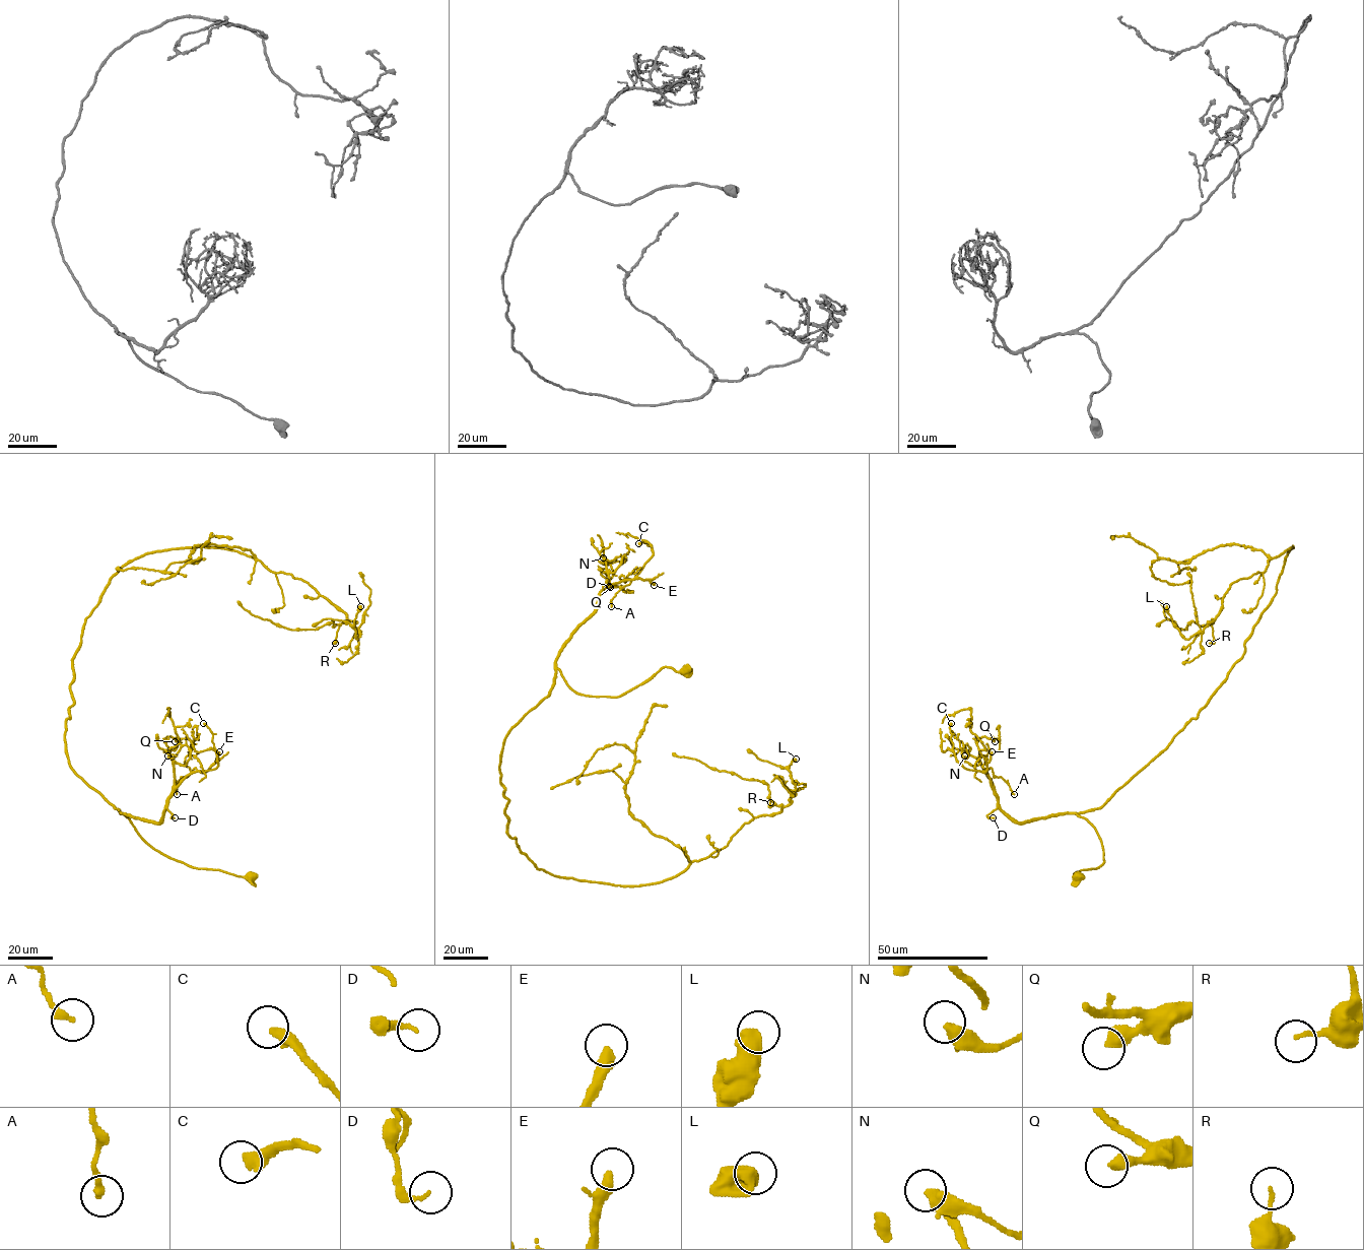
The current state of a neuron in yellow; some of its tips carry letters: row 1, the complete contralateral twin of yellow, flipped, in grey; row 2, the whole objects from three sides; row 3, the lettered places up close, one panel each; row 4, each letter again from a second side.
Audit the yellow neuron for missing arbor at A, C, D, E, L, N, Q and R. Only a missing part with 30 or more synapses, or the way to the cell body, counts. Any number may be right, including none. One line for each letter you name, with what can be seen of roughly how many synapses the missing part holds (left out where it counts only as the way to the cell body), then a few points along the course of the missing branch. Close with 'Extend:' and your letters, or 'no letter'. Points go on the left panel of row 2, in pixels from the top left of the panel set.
E: about 40 synapses; missing branch runs (219, 751), (218, 726), (200, 710), (209, 721), (224, 729), (225, 749), (214, 805), (226, 816), (222, 827)
Extend: E

